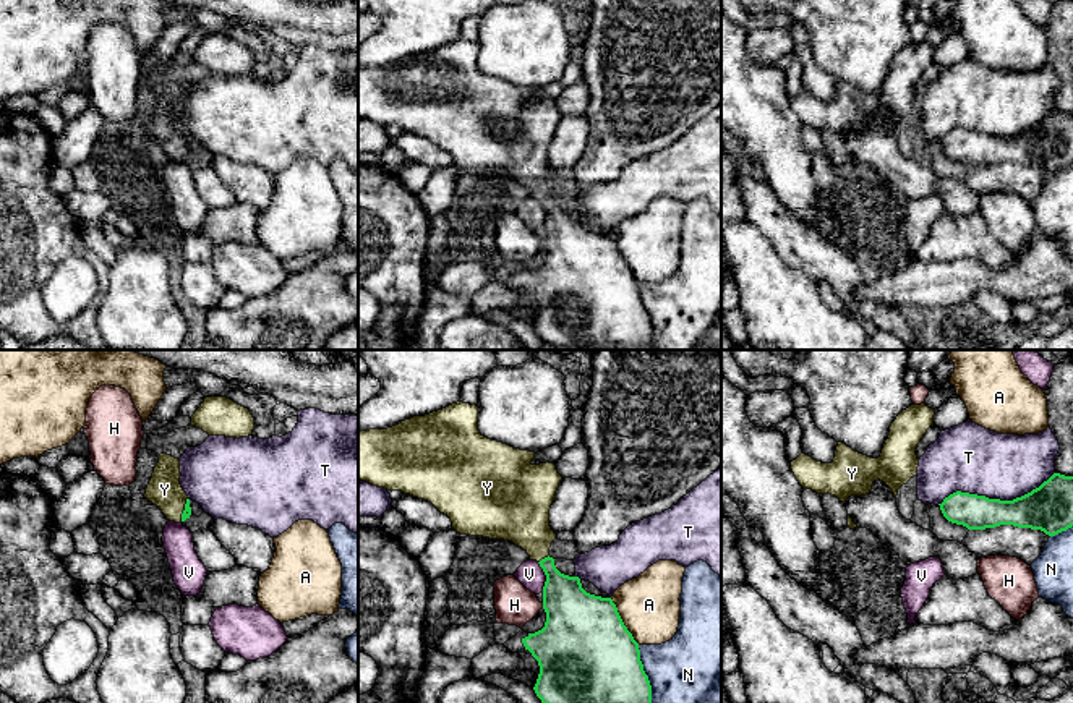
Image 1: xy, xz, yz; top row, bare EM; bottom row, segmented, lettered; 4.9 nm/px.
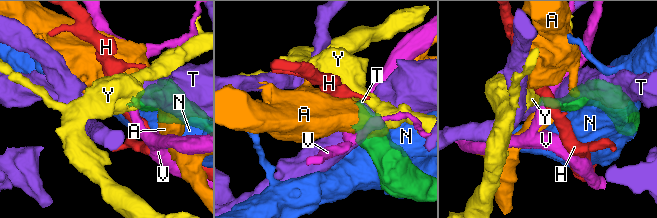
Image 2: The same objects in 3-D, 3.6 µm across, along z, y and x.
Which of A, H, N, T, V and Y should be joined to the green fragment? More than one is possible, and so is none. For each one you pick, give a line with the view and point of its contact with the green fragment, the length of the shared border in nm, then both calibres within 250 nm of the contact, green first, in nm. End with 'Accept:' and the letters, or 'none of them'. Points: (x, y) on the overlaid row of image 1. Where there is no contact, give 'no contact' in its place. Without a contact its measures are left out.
Y: xz (545, 558) | 70 nm | 220/280 nm
Accept: Y

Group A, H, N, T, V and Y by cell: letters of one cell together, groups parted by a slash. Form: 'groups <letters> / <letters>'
groups A / H / N / T / V / Y

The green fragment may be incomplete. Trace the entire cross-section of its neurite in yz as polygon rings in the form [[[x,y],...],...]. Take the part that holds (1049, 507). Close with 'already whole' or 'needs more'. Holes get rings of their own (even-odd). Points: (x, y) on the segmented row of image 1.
[[[1054,473],[1039,488],[1013,501],[956,491],[938,505],[948,522],[968,530],[1013,525],[1055,536],[1073,526],[1073,476]]]; already whole

